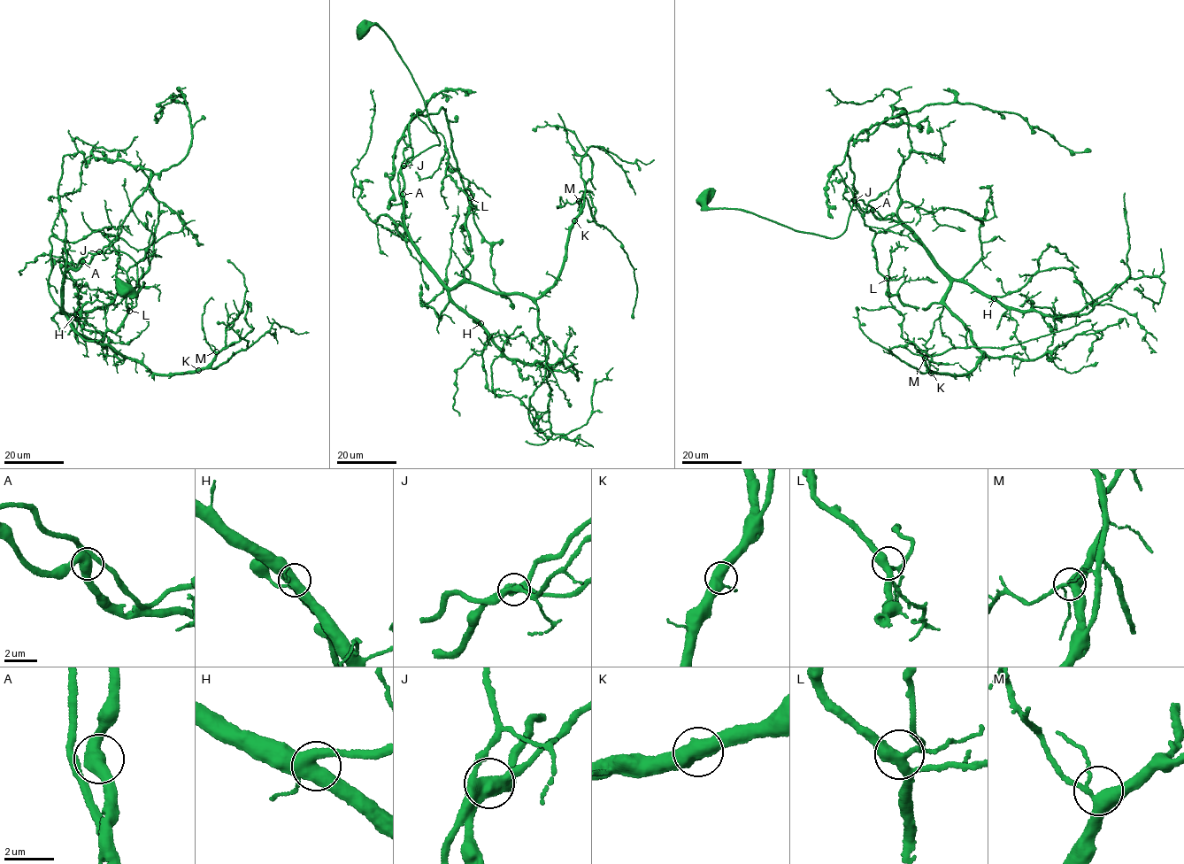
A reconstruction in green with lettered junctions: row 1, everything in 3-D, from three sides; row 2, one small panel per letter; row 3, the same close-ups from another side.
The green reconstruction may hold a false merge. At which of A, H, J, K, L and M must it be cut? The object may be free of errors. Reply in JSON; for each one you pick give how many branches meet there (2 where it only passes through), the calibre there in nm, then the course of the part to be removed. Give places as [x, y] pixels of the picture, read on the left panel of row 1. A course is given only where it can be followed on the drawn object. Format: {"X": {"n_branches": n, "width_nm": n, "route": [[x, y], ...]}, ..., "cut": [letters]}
{"cut": []}

